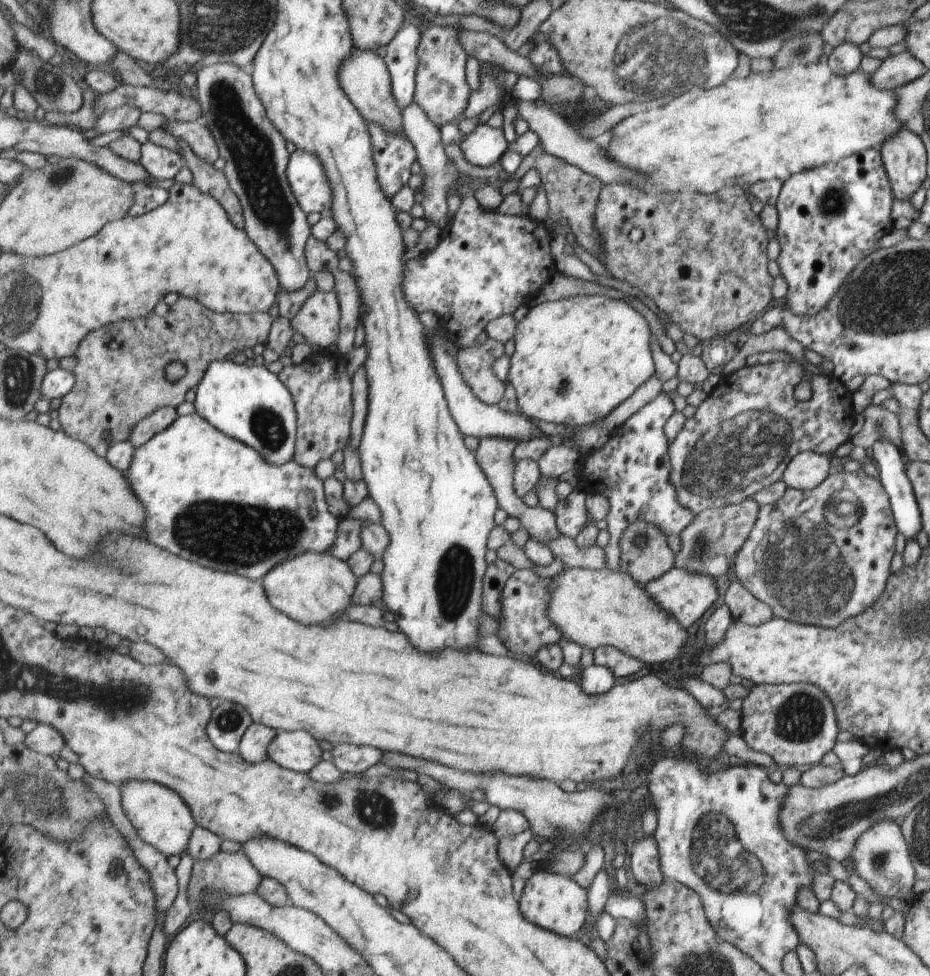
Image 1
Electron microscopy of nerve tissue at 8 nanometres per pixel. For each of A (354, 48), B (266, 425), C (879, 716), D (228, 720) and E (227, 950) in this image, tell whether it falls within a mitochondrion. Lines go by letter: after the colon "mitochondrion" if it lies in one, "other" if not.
A: other
B: mitochondrion
C: other
D: mitochondrion
E: other

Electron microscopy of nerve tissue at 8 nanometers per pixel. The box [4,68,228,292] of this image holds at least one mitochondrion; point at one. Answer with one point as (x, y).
(58, 179)

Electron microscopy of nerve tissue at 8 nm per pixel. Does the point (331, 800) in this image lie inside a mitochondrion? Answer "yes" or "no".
yes

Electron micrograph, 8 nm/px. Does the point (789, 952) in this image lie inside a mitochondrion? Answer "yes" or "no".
no

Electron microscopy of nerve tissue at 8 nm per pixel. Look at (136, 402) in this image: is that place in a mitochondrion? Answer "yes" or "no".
yes

